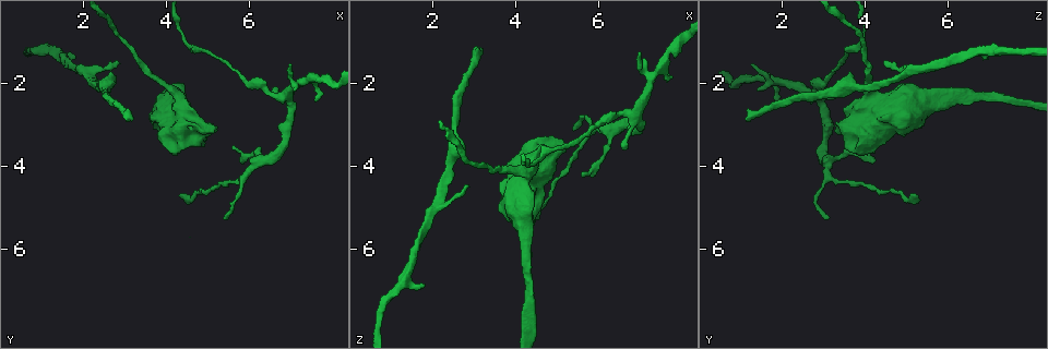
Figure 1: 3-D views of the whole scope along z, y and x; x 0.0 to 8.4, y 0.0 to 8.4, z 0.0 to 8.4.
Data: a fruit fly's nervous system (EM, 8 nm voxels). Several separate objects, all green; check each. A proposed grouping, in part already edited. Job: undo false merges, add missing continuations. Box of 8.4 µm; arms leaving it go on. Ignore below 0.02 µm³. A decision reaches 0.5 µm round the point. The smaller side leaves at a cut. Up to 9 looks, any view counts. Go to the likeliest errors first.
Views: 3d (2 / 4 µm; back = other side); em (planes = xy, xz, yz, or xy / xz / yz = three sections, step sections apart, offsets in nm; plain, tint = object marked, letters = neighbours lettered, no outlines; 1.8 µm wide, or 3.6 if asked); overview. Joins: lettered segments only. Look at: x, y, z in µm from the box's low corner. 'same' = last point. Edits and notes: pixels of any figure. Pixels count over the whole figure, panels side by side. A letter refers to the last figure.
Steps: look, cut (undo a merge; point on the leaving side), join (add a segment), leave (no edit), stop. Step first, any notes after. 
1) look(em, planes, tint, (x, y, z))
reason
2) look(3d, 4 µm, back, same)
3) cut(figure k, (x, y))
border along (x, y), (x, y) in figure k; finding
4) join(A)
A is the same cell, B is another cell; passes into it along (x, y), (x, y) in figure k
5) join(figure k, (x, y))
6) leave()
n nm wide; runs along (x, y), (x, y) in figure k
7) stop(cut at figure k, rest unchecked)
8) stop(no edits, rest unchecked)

look(3d, 4 µm, (3.10, 2.85, 1.15))
branch stops here

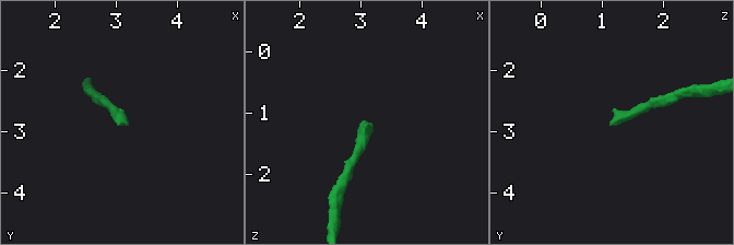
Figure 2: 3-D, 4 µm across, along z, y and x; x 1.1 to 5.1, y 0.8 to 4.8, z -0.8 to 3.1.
look(em, xz, step 8, tint, (3.10, 2.85, 1.15))
now the EM

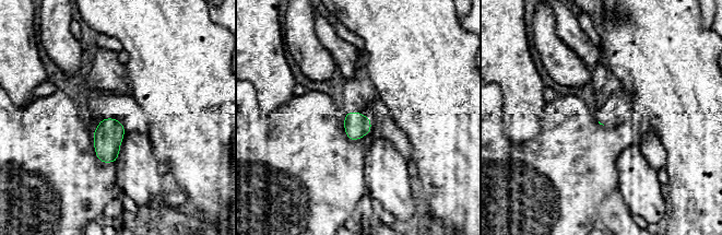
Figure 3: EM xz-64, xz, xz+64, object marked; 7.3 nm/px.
look(em, planes, letters, same)

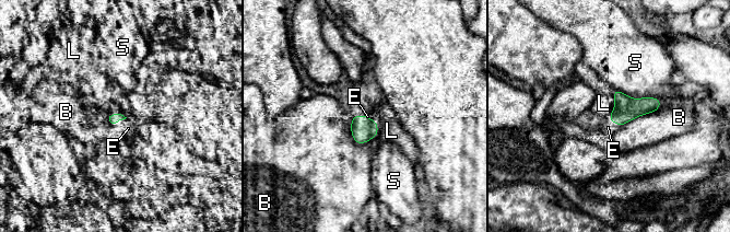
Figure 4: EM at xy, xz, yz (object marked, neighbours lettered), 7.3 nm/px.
join(E)
E is the same cell, B, L and S are other cells; the neuron continues

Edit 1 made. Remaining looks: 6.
look(overview)

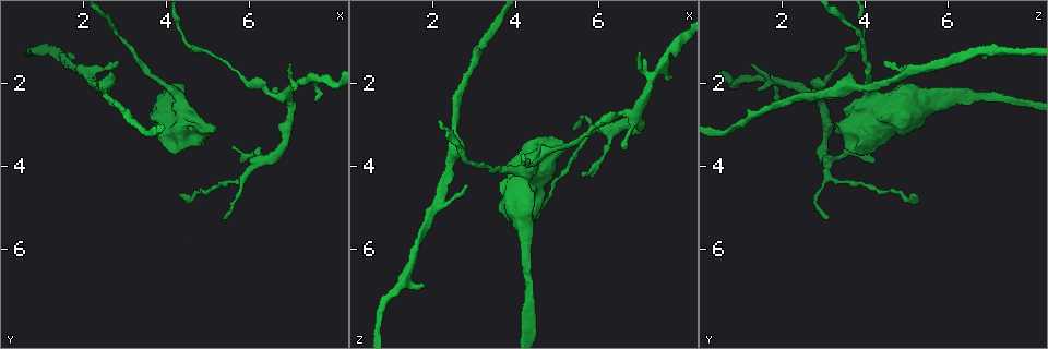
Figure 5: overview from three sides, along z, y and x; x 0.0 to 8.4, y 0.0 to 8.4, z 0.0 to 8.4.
look(3d, 2 µm, (1.85, 1.45, 6.85))
an open end

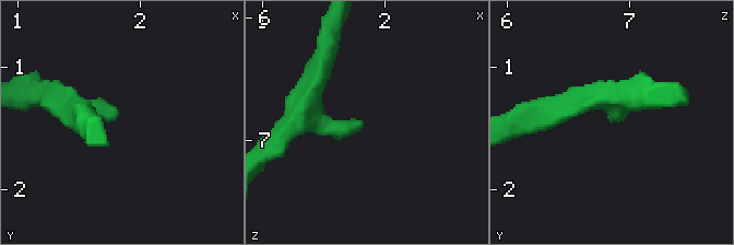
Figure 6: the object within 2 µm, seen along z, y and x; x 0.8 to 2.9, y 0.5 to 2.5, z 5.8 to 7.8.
look(em, planes, letters, (1.80, 1.42, 6.86))
arms of 170, 200 nm; now the EM

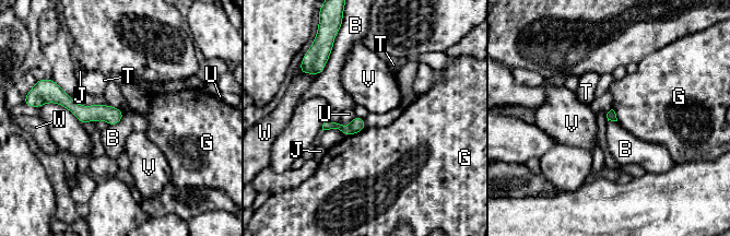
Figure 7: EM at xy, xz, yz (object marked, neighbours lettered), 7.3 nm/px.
leave()
B, G, J, T, U, V and W are other cells; runs along (59, 98), (81, 113), (119, 116) in figure 7; none of them fits

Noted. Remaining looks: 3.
look(3d, 2 µm, (7.10, 2.20, 1.35))
tapers out

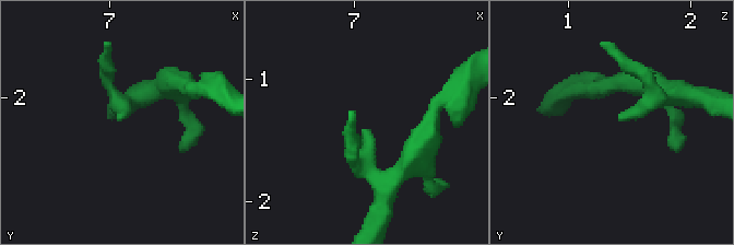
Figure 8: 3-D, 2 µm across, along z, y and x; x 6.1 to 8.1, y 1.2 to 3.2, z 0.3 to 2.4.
look(em, planes, letters, (7.10, 2.18, 1.42))

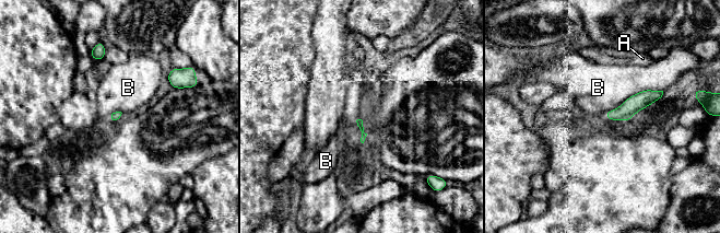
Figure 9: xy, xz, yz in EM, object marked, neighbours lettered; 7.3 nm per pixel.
leave()
B touches over 460 nm; A and B are other cells; runs along (659, 93), (608, 115) in figure 9; no lettered segment goes on from it

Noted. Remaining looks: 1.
look(em, xy, step 8, letters, (5.40, 5.25, 3.15))
thin end

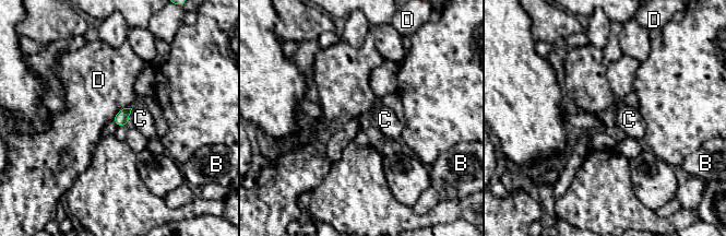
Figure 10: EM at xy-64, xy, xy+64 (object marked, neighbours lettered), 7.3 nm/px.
leave()
110 nm wide; B, C and D are other cells; border along (131, 107), (120, 109), (111, 120) in figure 10; none of them fits

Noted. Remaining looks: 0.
stop(join at figure 4, rest unchecked)

